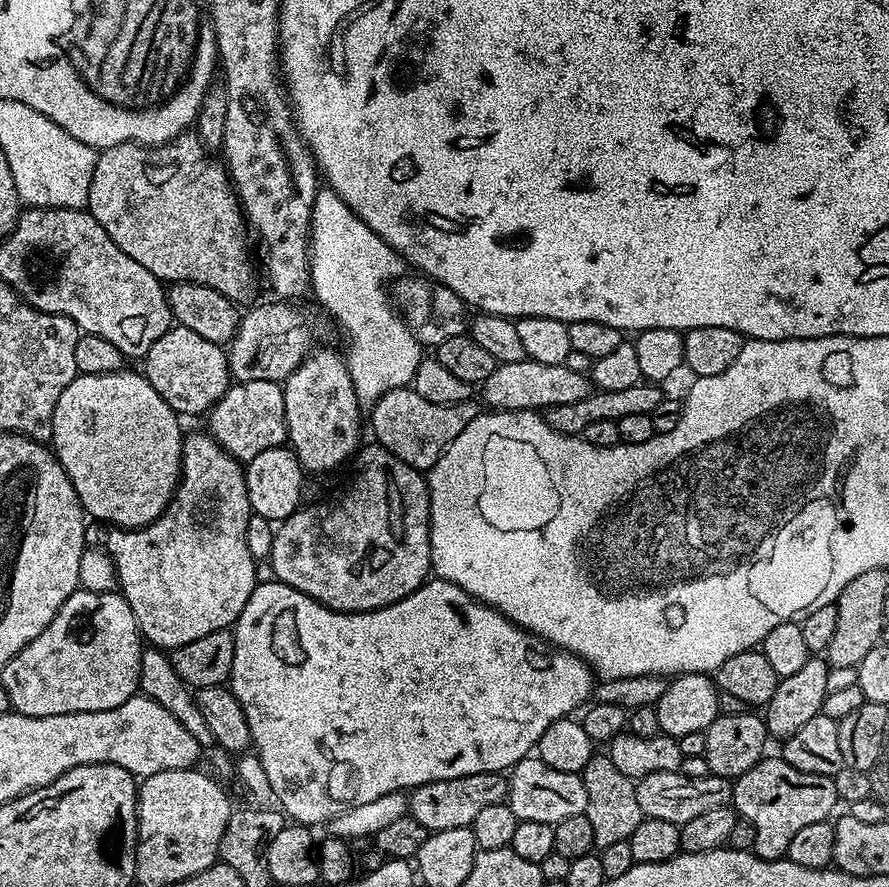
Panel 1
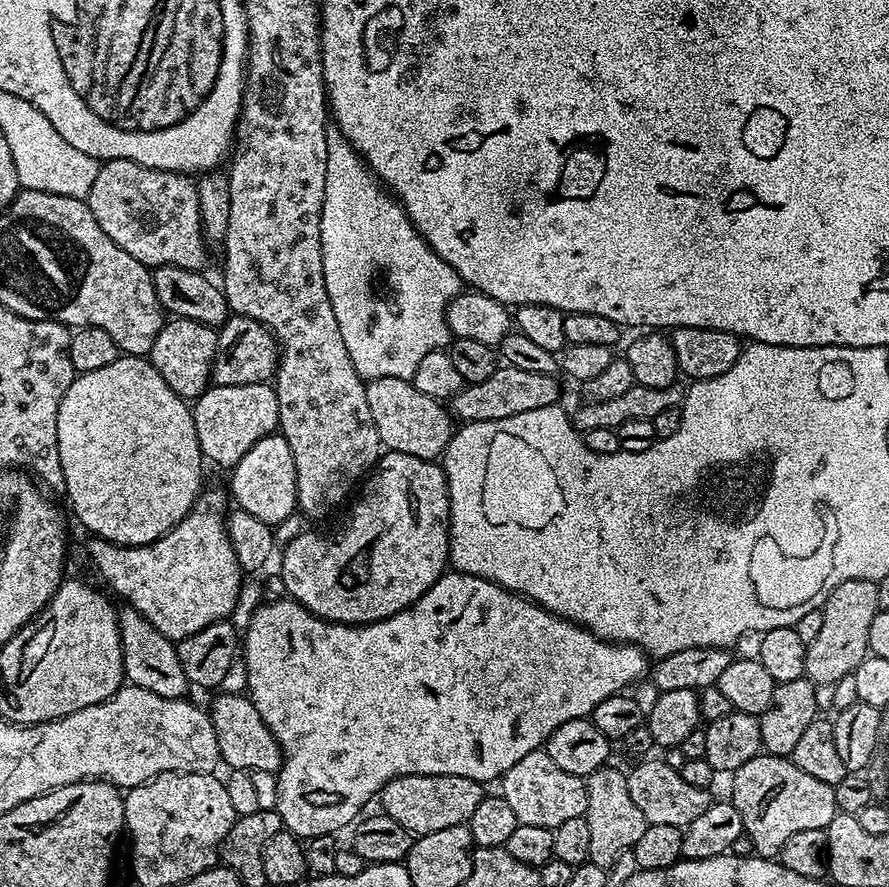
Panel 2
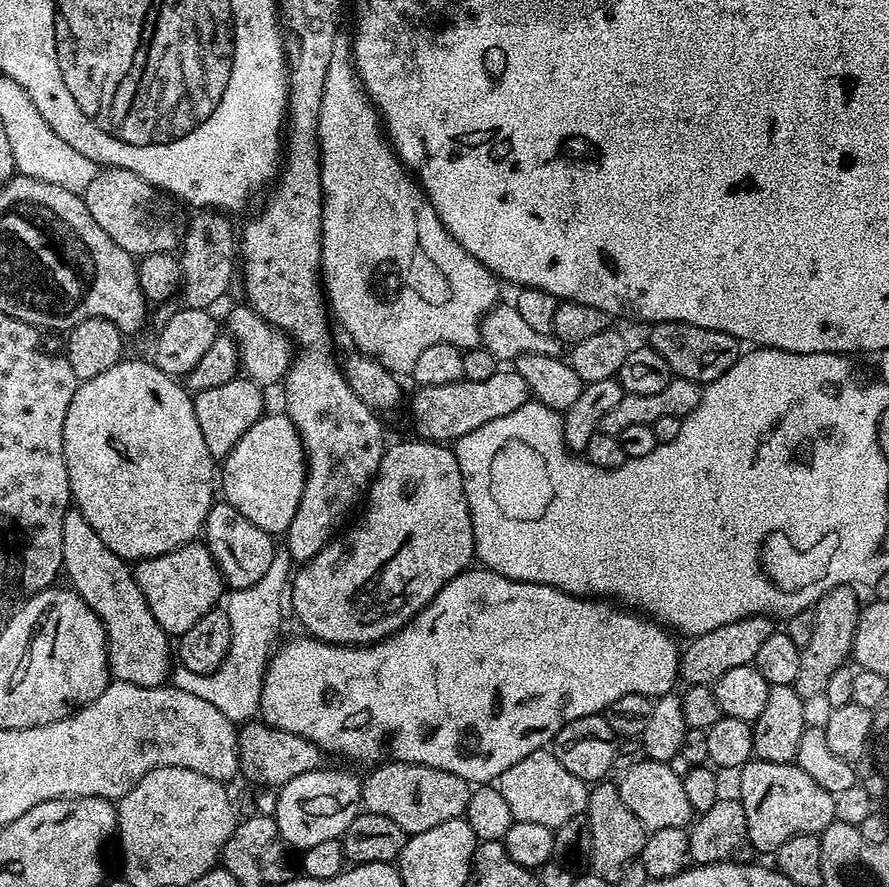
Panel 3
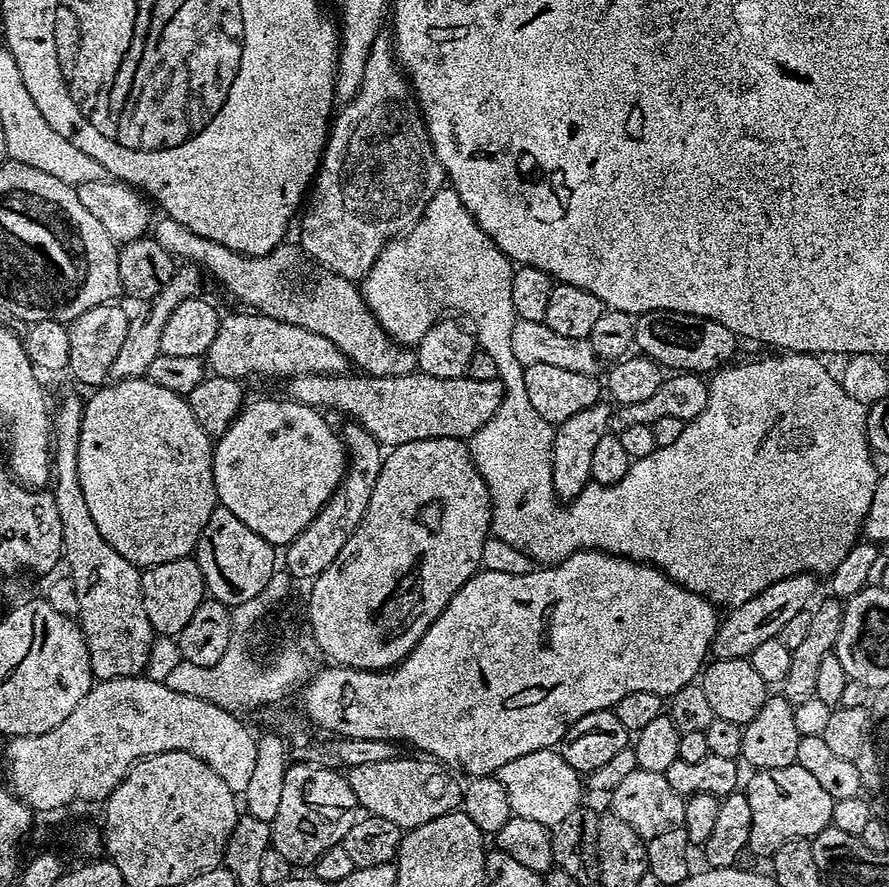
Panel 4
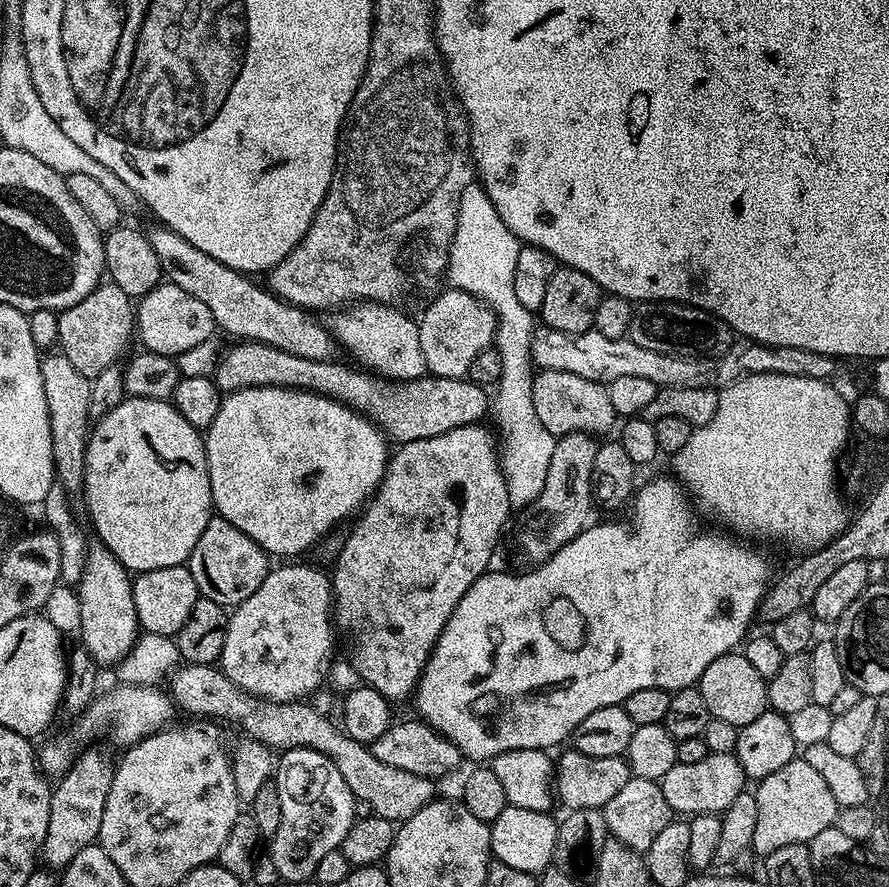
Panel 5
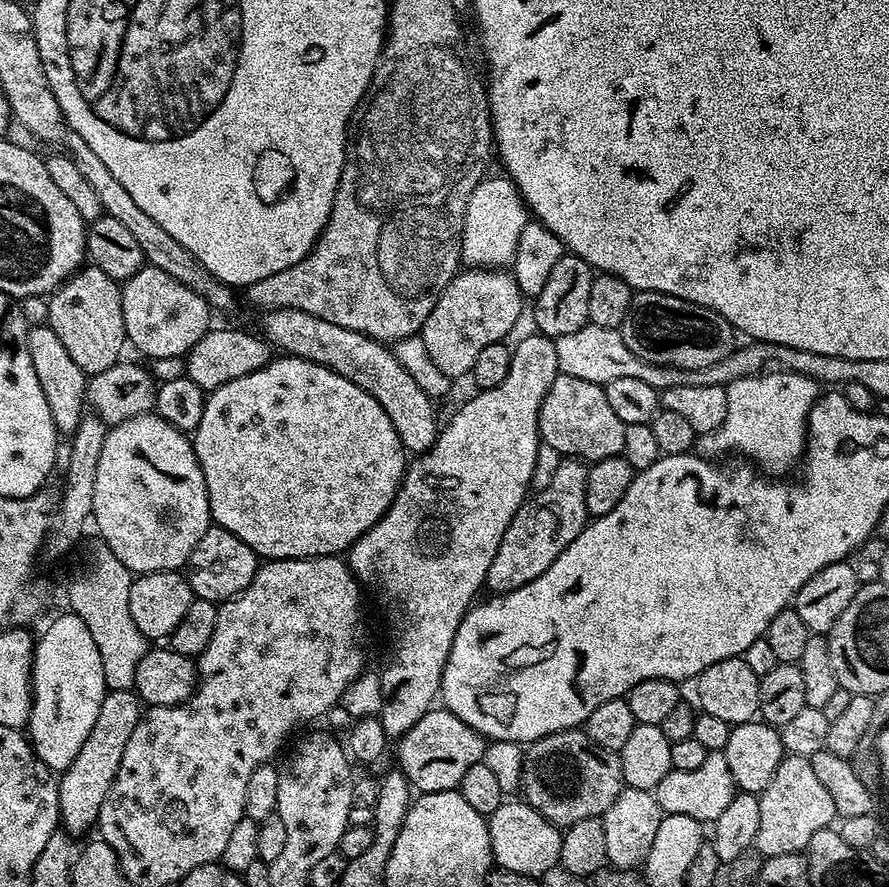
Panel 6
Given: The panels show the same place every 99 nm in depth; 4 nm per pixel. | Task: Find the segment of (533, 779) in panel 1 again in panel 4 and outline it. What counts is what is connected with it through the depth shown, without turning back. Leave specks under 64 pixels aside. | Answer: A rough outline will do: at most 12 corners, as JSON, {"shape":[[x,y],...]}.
{"shape":[[556,748],[506,762],[513,816],[551,830],[581,807],[581,773]]}

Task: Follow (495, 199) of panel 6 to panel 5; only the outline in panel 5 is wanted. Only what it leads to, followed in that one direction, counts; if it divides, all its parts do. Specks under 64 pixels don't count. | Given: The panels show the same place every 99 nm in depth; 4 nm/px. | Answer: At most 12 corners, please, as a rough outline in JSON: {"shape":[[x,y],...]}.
{"shape":[[468,184],[446,280],[496,316],[490,412],[508,503],[542,494],[557,437],[532,409],[534,314],[514,295],[522,242]]}

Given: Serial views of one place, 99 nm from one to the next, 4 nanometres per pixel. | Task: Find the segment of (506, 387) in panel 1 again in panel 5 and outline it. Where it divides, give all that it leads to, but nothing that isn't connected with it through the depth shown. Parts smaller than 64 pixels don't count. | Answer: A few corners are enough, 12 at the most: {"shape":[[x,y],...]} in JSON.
{"shape":[[240,340],[221,393],[317,392],[367,416],[397,445],[479,423],[481,385],[427,374],[387,382],[346,364]]}

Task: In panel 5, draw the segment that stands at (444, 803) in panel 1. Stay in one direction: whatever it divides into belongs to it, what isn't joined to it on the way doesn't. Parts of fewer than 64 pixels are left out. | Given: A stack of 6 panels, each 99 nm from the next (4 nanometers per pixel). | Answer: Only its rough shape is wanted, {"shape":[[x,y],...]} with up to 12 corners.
{"shape":[[181,663],[166,691],[192,718],[230,720],[273,750],[320,752],[369,813],[409,820],[431,779],[378,762],[308,702],[245,692]]}

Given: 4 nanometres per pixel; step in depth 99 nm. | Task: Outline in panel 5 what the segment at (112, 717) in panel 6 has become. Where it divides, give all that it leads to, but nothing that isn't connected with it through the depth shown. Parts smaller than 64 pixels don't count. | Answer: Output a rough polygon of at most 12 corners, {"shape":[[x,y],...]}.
{"shape":[[88,748],[55,781],[42,849],[67,868],[97,843],[113,761]]}

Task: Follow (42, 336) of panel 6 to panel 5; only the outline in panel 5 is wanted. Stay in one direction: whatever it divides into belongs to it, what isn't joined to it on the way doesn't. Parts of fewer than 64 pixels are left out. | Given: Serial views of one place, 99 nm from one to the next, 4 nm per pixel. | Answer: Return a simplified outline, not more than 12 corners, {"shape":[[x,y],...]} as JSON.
{"shape":[[53,350],[40,362],[56,479],[83,493],[91,380]]}

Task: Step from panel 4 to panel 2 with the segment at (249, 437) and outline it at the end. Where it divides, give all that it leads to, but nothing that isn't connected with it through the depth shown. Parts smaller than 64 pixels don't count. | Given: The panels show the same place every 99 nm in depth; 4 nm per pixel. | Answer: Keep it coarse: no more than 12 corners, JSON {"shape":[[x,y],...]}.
{"shape":[[281,434],[231,469],[239,511],[273,526],[297,511],[294,456]]}

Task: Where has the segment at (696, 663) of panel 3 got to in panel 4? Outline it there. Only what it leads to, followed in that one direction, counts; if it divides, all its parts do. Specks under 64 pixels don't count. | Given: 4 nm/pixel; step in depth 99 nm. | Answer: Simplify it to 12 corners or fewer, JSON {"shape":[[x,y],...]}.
{"shape":[[796,574],[727,609],[710,649],[751,658],[761,642],[817,599],[817,577]]}

